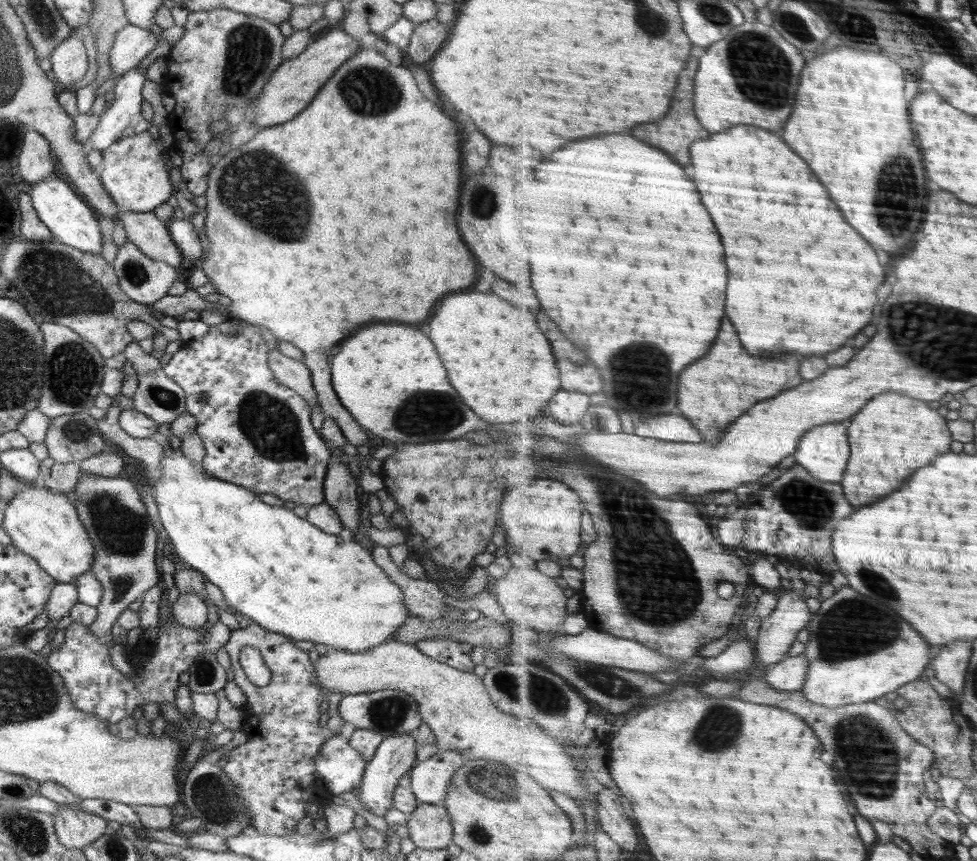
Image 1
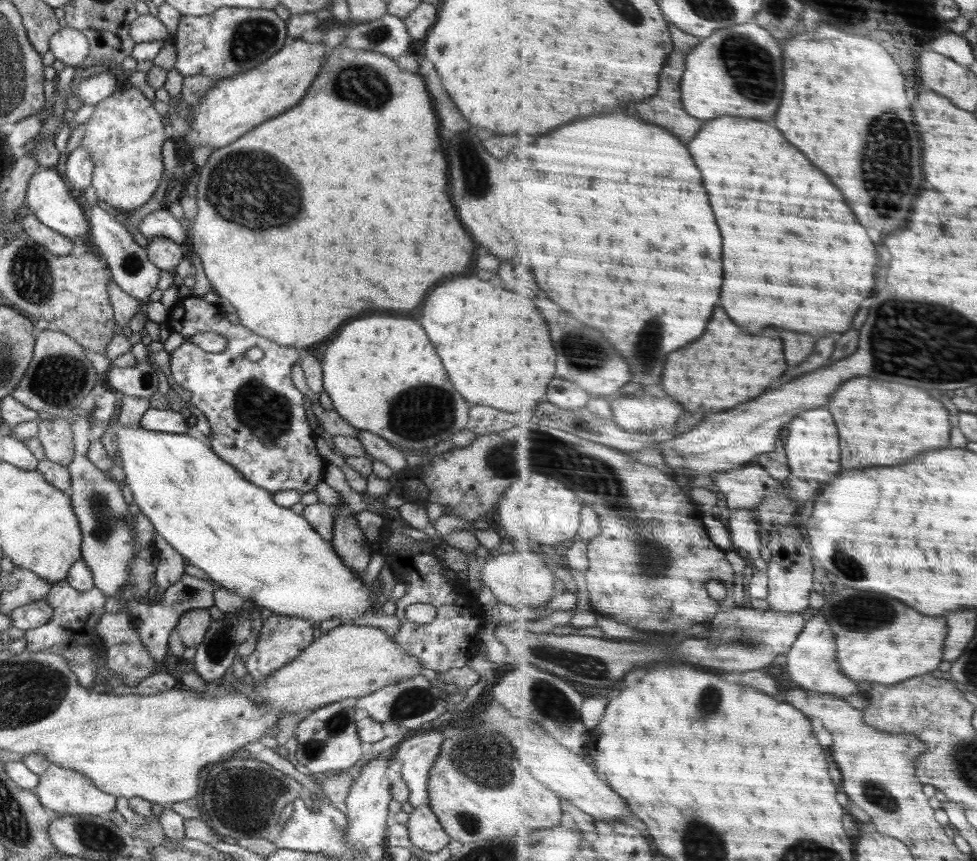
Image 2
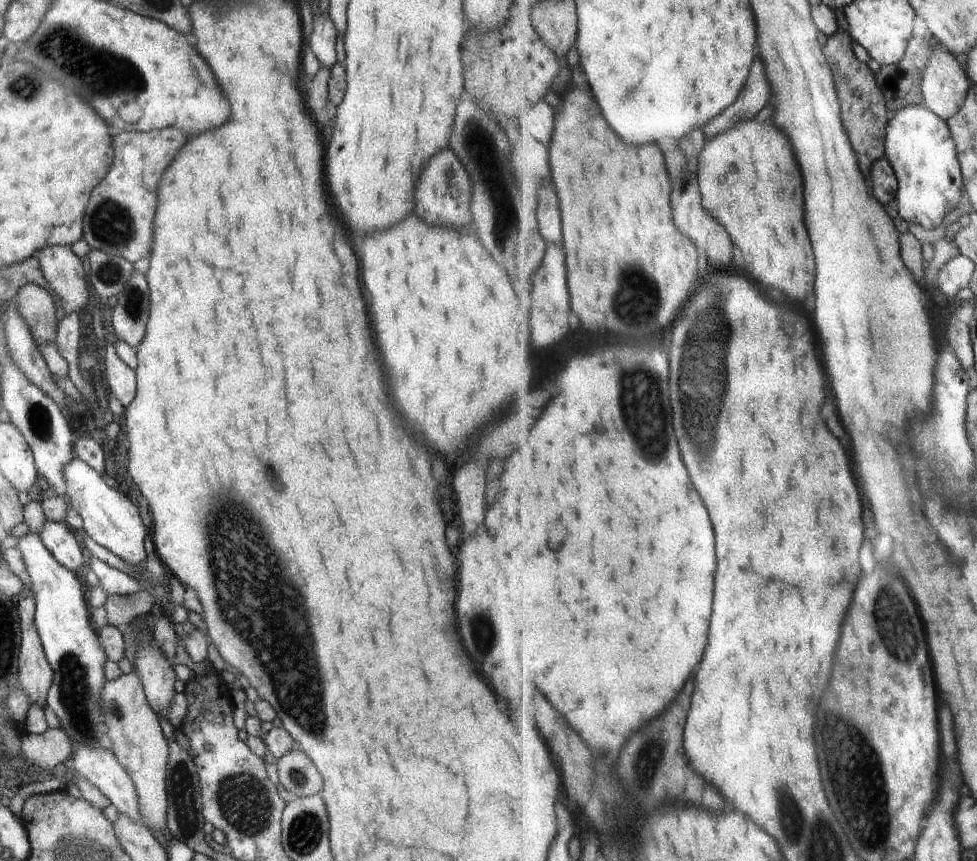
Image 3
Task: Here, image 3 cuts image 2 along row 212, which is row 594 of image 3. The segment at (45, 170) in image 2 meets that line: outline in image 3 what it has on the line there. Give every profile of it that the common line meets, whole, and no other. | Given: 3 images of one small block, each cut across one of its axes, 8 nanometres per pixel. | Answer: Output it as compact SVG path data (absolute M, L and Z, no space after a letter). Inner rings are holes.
M26 534L20 538L16 548L22 556L36 602L34 628L54 674L47 706L60 718L61 730L72 744L112 751L112 742L108 738L108 728L100 708L100 696L107 680L103 670L107 657L90 625L91 609L85 599L87 590L83 580L54 559L38 534Z

